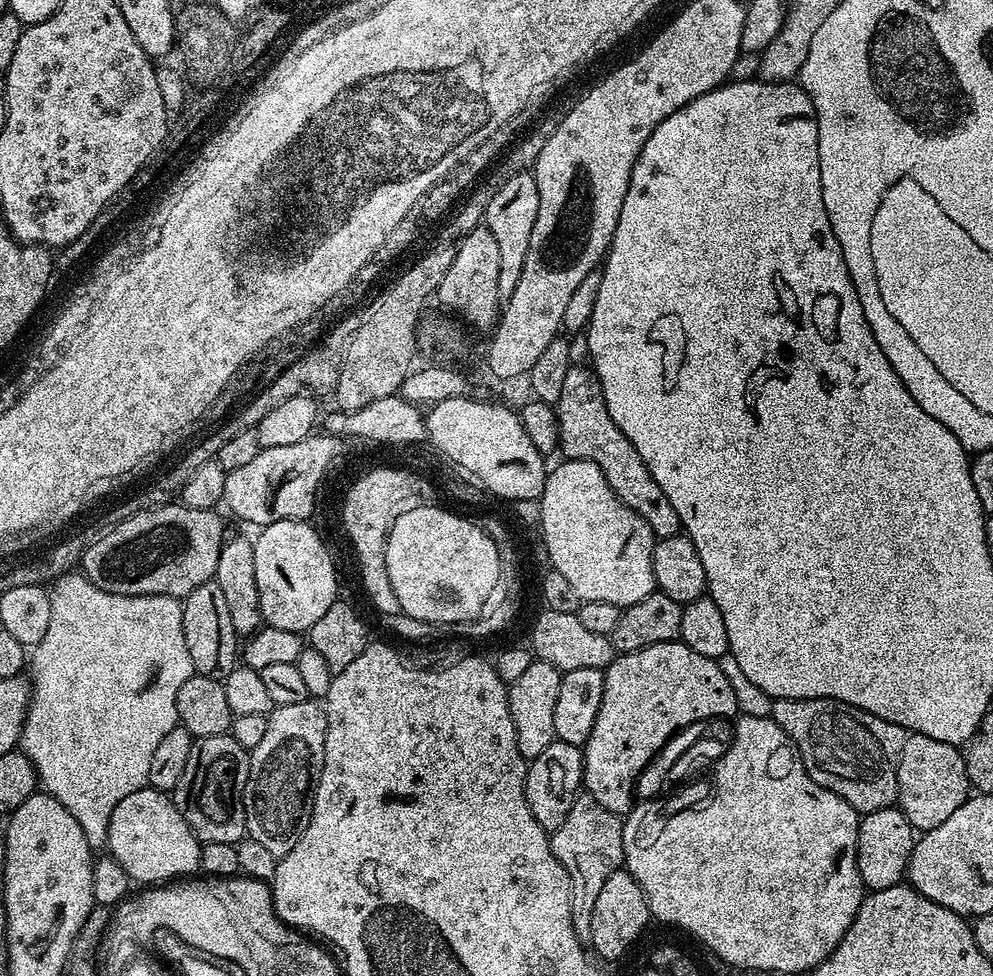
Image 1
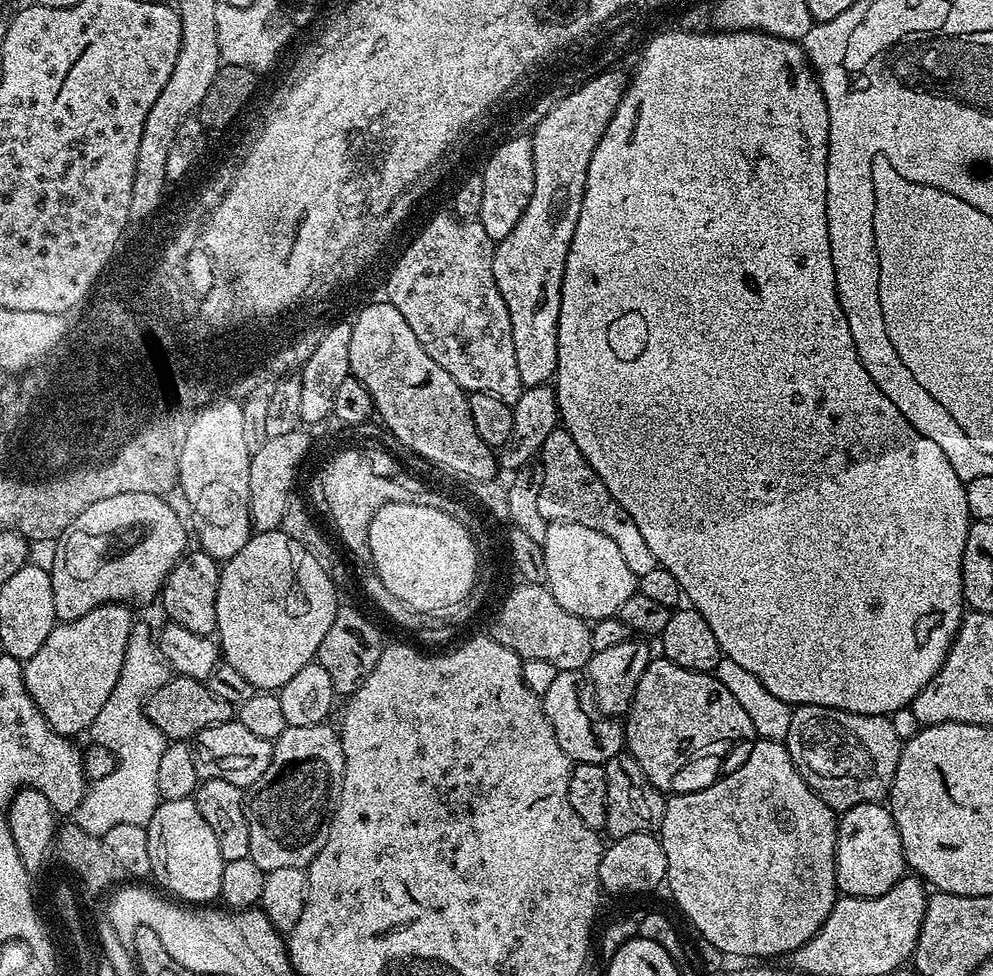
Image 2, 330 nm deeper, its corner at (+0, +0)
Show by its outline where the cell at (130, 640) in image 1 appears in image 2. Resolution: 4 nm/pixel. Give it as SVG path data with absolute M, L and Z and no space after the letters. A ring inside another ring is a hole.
M137 623L128 639L122 674L118 674L118 682L110 698L106 698L106 706L98 710L98 718L94 718L90 729L92 740L110 750L116 765L112 773L101 780L91 781L82 802L76 807L74 822L82 826L86 834L102 838L106 830L122 826L122 822L146 826L150 818L154 818L154 810L162 802L158 794L158 762L169 741L162 730L150 722L144 713L144 706L148 703L148 696L161 688L169 678L168 662L160 651L157 637L146 625Z

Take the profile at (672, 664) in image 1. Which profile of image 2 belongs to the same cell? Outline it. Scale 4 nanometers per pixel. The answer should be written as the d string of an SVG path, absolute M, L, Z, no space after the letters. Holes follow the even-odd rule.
M653 658L646 666L628 707L627 720L622 735L626 750L642 766L642 774L646 774L652 787L661 790L668 790L676 775L699 752L727 740L751 741L756 736L754 722L742 710L738 698L715 675L686 670L663 658Z

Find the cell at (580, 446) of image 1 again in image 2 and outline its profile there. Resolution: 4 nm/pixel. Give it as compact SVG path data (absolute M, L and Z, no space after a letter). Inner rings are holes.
M558 426L552 431L550 438L546 438L540 448L538 462L544 471L542 490L538 490L538 510L542 513L542 518L550 522L578 522L578 526L590 526L590 530L606 534L606 538L618 545L626 566L630 566L630 570L638 578L650 574L650 570L658 566L654 553L650 546L646 546L634 518L630 518L630 514L626 514L626 510L618 506L610 490L606 490L606 482L598 478L598 474L592 469L590 462L586 462L582 450L578 450L574 438L570 438L565 428Z

